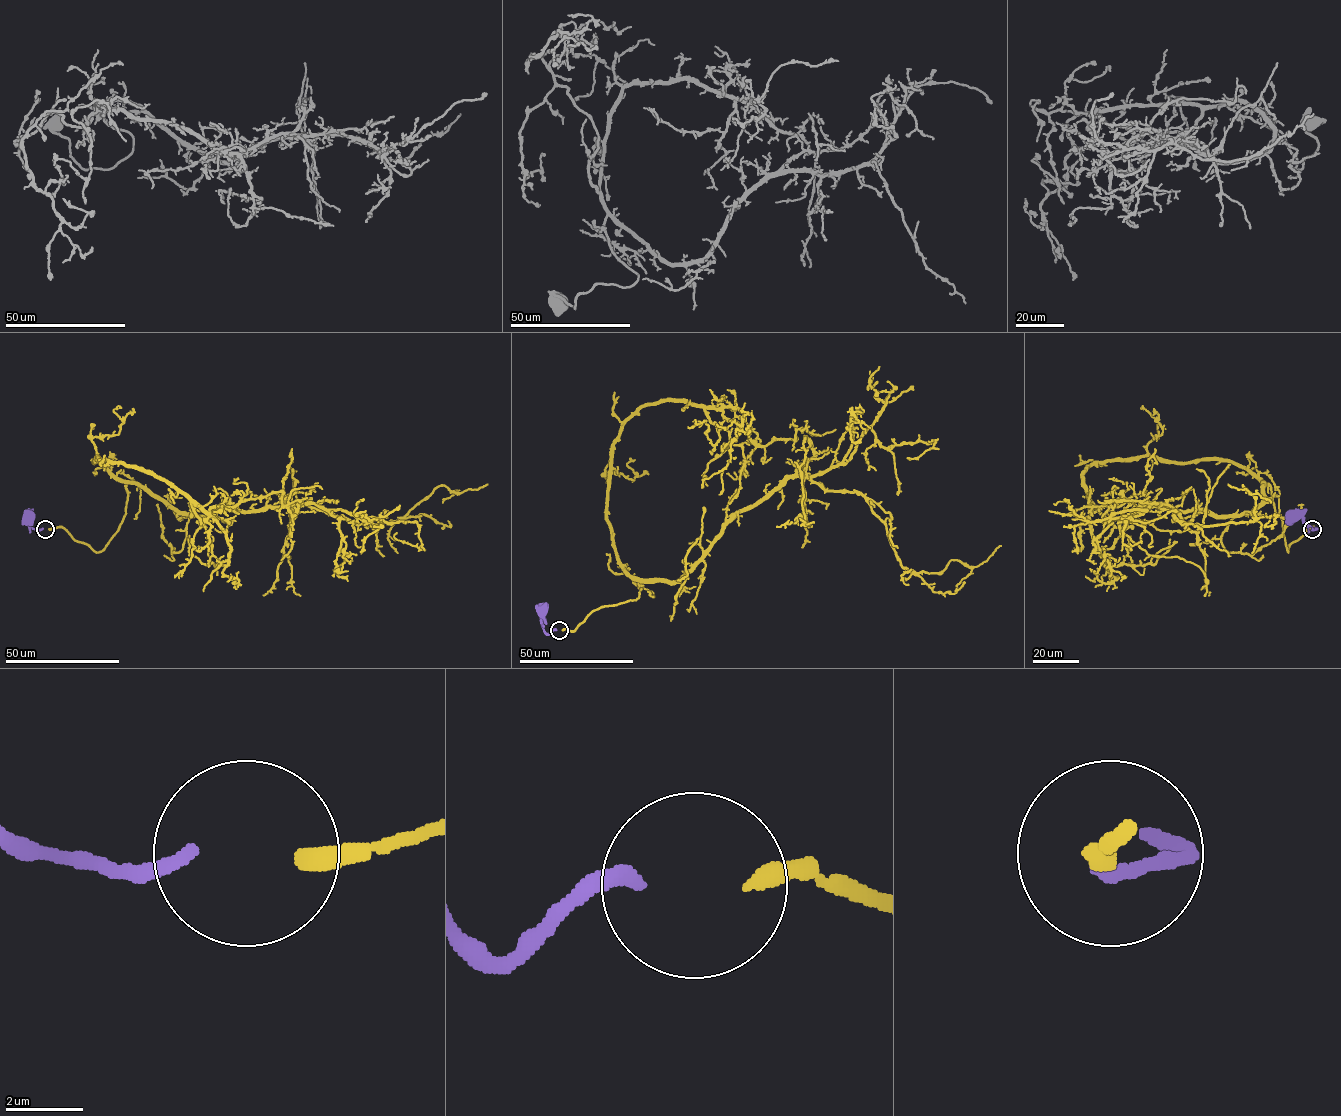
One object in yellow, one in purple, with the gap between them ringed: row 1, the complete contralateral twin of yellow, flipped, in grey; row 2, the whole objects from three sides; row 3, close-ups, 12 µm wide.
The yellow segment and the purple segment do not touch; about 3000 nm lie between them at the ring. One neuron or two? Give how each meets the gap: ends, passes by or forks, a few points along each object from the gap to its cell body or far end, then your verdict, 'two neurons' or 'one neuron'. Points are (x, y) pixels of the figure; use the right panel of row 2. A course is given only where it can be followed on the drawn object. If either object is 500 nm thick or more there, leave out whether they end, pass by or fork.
yellow ends | purple ends | yellow via (1312, 529), (1288, 552), (1265, 483), (1251, 511), (1159, 506), (1188, 523), (1253, 521), (1255, 498), (1228, 484) | purple via (1312, 529), (1316, 529), (1301, 517), (1292, 517) | two neurons

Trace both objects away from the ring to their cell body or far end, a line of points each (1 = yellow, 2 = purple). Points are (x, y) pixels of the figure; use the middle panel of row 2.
1: (562, 630), (636, 599), (642, 582), (677, 581), (790, 478), (858, 492), (913, 572), (975, 567), (1001, 545)
2: (556, 630), (548, 634), (544, 631), (541, 609)

